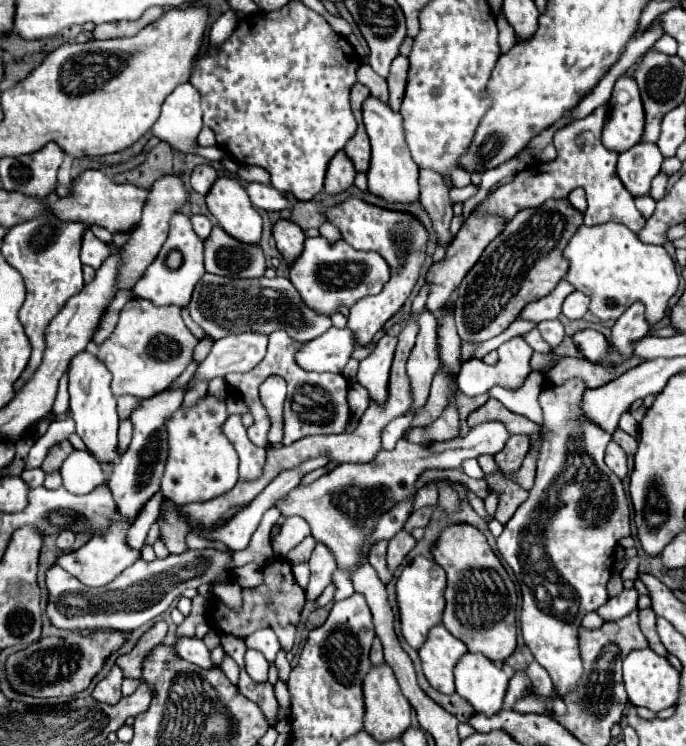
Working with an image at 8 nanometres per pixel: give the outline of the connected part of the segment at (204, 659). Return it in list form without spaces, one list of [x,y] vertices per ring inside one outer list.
[[[181,636],[177,638],[175,642],[175,650],[181,658],[193,662],[193,664],[199,664],[203,668],[211,668],[213,662],[209,658],[209,648],[203,644],[203,640],[195,638],[195,636]]]

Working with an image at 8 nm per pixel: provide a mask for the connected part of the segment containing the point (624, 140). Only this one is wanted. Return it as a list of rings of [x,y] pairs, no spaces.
[[[621,76],[609,100],[611,112],[603,128],[603,144],[613,152],[625,152],[639,144],[645,132],[645,112],[637,82],[631,76]]]

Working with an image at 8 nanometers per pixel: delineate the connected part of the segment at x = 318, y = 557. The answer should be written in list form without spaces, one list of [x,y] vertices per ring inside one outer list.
[[[317,542],[313,556],[309,558],[309,568],[311,568],[311,580],[305,590],[305,596],[307,596],[307,600],[315,600],[325,590],[325,586],[331,582],[331,576],[337,570],[333,552],[329,552],[329,548],[325,548],[325,544]]]

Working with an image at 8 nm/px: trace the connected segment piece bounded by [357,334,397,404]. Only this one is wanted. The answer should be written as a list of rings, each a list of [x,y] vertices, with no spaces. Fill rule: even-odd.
[[[385,334],[369,358],[359,362],[357,382],[369,390],[371,400],[385,402],[387,398],[387,382],[389,382],[389,368],[393,360],[393,352],[397,346],[397,336]]]

